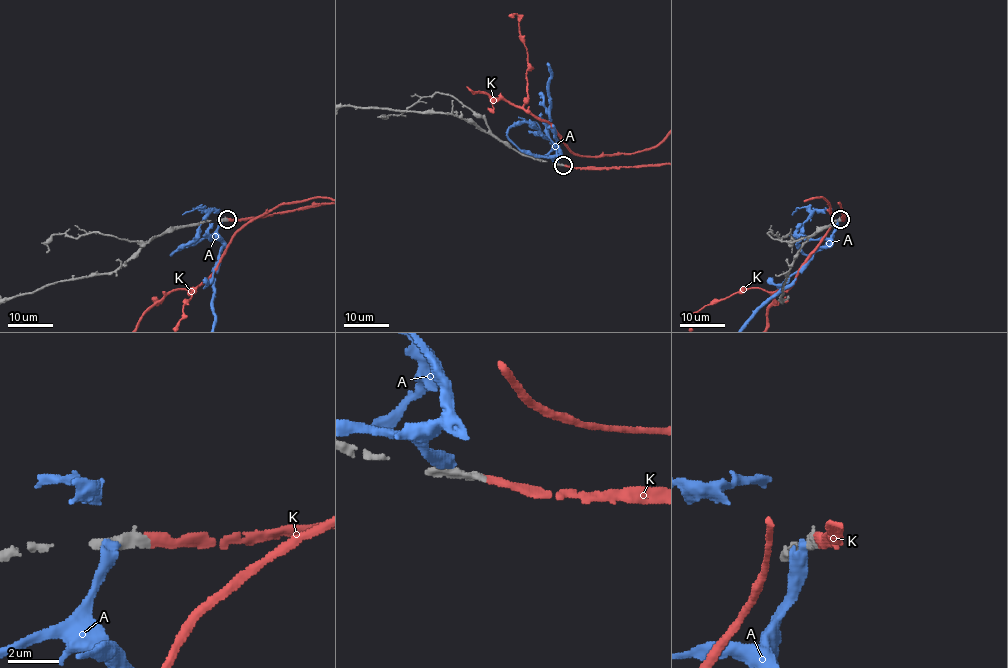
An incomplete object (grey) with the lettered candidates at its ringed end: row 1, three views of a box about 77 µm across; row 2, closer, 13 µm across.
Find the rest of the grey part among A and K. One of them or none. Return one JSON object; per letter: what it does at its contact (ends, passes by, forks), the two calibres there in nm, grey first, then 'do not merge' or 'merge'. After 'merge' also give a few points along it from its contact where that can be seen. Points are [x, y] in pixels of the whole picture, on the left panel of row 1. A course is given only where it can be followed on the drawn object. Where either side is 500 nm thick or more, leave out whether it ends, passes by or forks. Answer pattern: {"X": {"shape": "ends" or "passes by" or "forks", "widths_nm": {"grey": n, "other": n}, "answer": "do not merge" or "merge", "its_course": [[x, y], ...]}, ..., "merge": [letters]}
{"A": {"widths_nm": {"grey": 480, "other": 550}, "answer": "do not merge"}, "K": {"shape": "ends", "widths_nm": {"grey": 360, "other": 320}, "answer": "merge"}, "merge": ["K"]}

